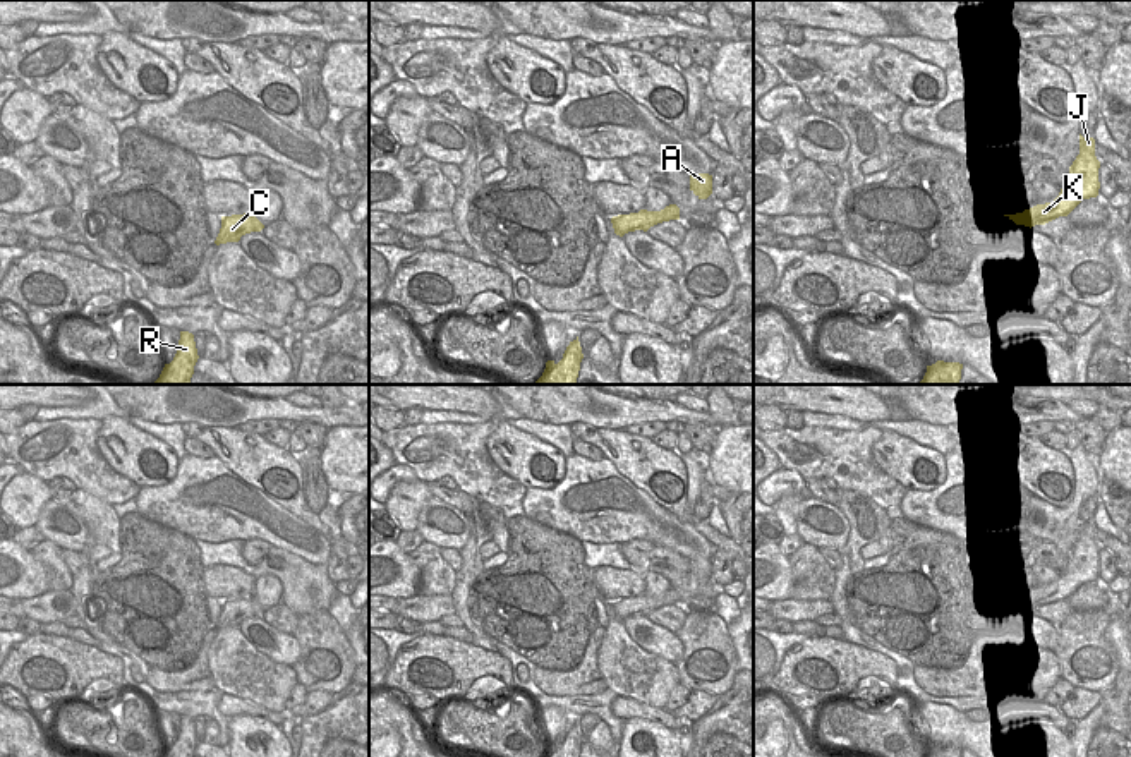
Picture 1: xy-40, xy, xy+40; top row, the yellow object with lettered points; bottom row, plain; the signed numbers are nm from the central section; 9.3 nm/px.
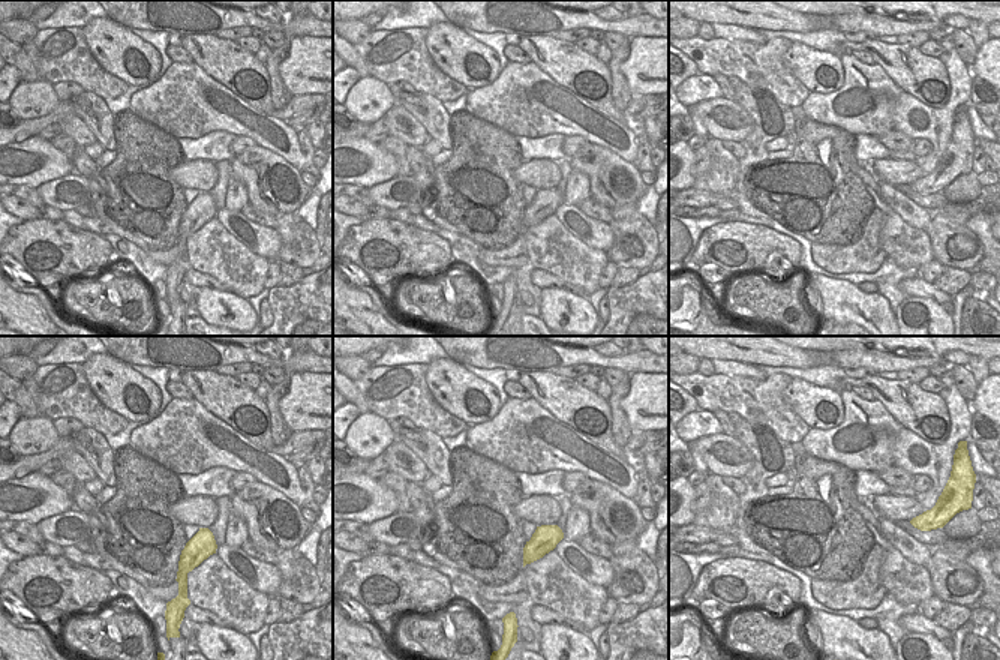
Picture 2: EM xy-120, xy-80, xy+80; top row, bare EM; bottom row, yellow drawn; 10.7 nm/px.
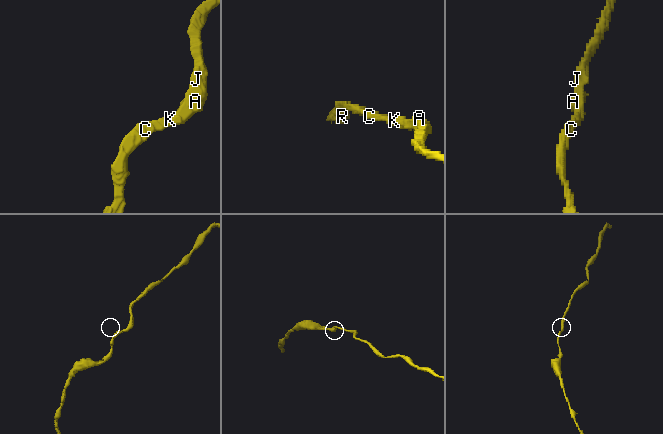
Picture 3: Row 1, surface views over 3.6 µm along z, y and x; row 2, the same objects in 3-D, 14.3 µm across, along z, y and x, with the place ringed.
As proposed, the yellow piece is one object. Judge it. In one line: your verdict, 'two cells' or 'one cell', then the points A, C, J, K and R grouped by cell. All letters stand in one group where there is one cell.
one cell | A C J K R

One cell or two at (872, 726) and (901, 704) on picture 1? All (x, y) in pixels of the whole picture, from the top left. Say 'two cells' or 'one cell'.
one cell

